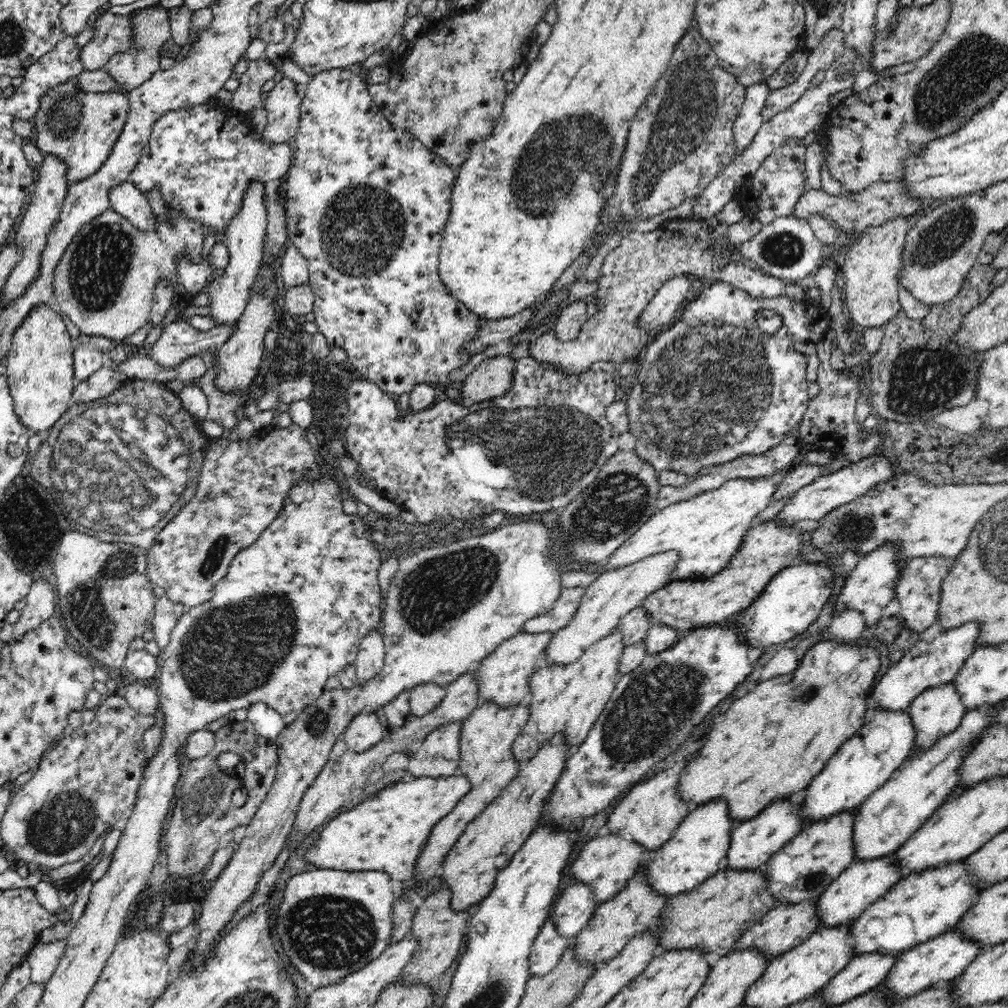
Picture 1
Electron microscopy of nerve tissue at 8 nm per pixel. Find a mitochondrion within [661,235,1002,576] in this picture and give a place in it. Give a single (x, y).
(930, 370)

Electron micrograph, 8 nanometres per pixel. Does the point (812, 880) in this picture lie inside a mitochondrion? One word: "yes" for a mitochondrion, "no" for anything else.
yes

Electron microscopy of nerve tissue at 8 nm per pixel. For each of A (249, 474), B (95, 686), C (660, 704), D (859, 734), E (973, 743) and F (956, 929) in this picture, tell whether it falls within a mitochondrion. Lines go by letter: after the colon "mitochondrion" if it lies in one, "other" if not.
A: other
B: other
C: mitochondrion
D: other
E: other
F: other

